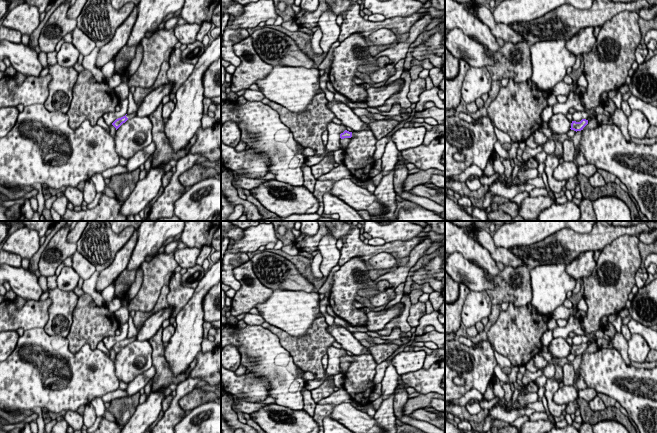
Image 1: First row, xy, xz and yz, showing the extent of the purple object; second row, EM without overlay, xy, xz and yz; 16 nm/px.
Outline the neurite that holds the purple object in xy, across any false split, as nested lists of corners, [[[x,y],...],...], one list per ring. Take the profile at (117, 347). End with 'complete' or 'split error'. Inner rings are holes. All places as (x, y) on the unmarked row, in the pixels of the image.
[[[134,336],[134,337],[132,337],[132,338],[127,338],[127,339],[125,339],[125,340],[123,340],[123,341],[121,341],[121,342],[118,342],[118,343],[116,343],[113,347],[112,347],[112,349],[116,352],[116,354],[123,348],[123,347],[125,347],[128,343],[131,343],[131,342],[133,342],[133,341],[135,341],[136,340],[136,336]]]; split error

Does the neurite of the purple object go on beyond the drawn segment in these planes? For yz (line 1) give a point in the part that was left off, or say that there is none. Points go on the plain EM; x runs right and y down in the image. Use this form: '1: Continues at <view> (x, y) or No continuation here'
1: No continuation here

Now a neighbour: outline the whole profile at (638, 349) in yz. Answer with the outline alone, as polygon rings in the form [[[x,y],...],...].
[[[632,334],[631,338],[627,340],[628,343],[628,357],[630,361],[643,363],[646,361],[650,348],[645,339],[639,334]]]

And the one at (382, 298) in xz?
[[[390,287],[382,292],[379,292],[375,296],[368,296],[367,293],[362,293],[362,297],[368,299],[370,303],[376,308],[388,304],[395,298],[395,291]]]

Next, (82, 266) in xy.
[[[77,251],[72,255],[72,268],[83,280],[89,279],[96,271],[95,266]]]

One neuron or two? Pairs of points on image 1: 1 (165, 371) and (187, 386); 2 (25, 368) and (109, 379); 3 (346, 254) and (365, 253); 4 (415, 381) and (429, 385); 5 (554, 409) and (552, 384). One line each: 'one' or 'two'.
1: two
2: one
3: one
4: one
5: one

